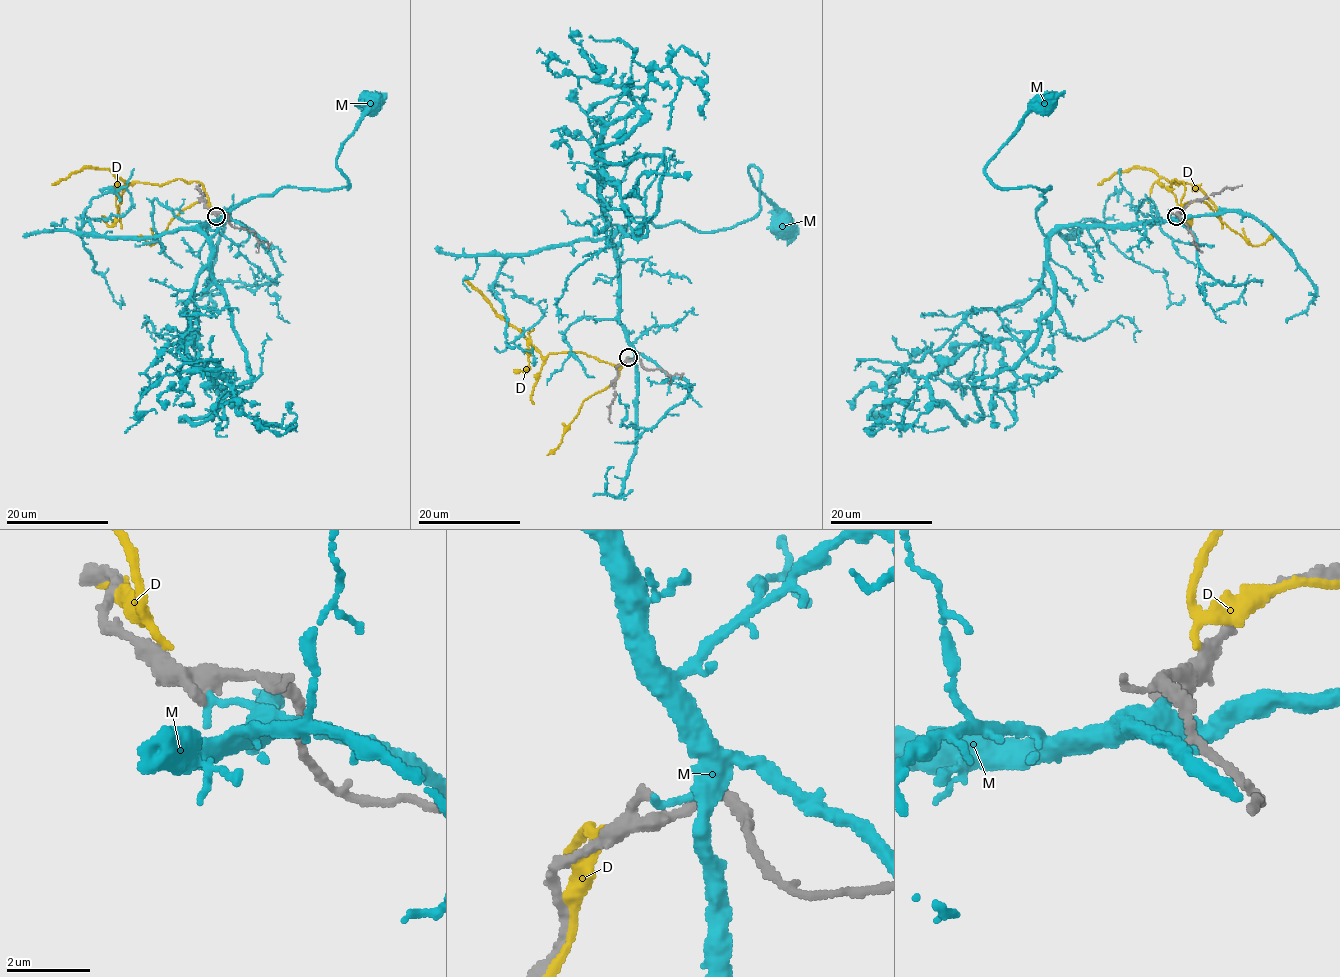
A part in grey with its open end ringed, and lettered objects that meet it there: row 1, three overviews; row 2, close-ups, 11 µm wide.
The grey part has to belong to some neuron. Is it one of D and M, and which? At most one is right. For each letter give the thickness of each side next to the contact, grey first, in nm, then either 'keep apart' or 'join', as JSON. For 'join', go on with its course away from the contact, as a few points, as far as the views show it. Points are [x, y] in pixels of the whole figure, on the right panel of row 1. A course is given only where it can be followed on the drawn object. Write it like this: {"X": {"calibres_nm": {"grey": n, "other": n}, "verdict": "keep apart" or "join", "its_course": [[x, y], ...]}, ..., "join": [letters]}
{"D": {"calibres_nm": {"grey": 300, "other": 130}, "verdict": "keep apart"}, "M": {"calibres_nm": {"grey": 260, "other": 180}, "verdict": "keep apart"}, "join": []}

